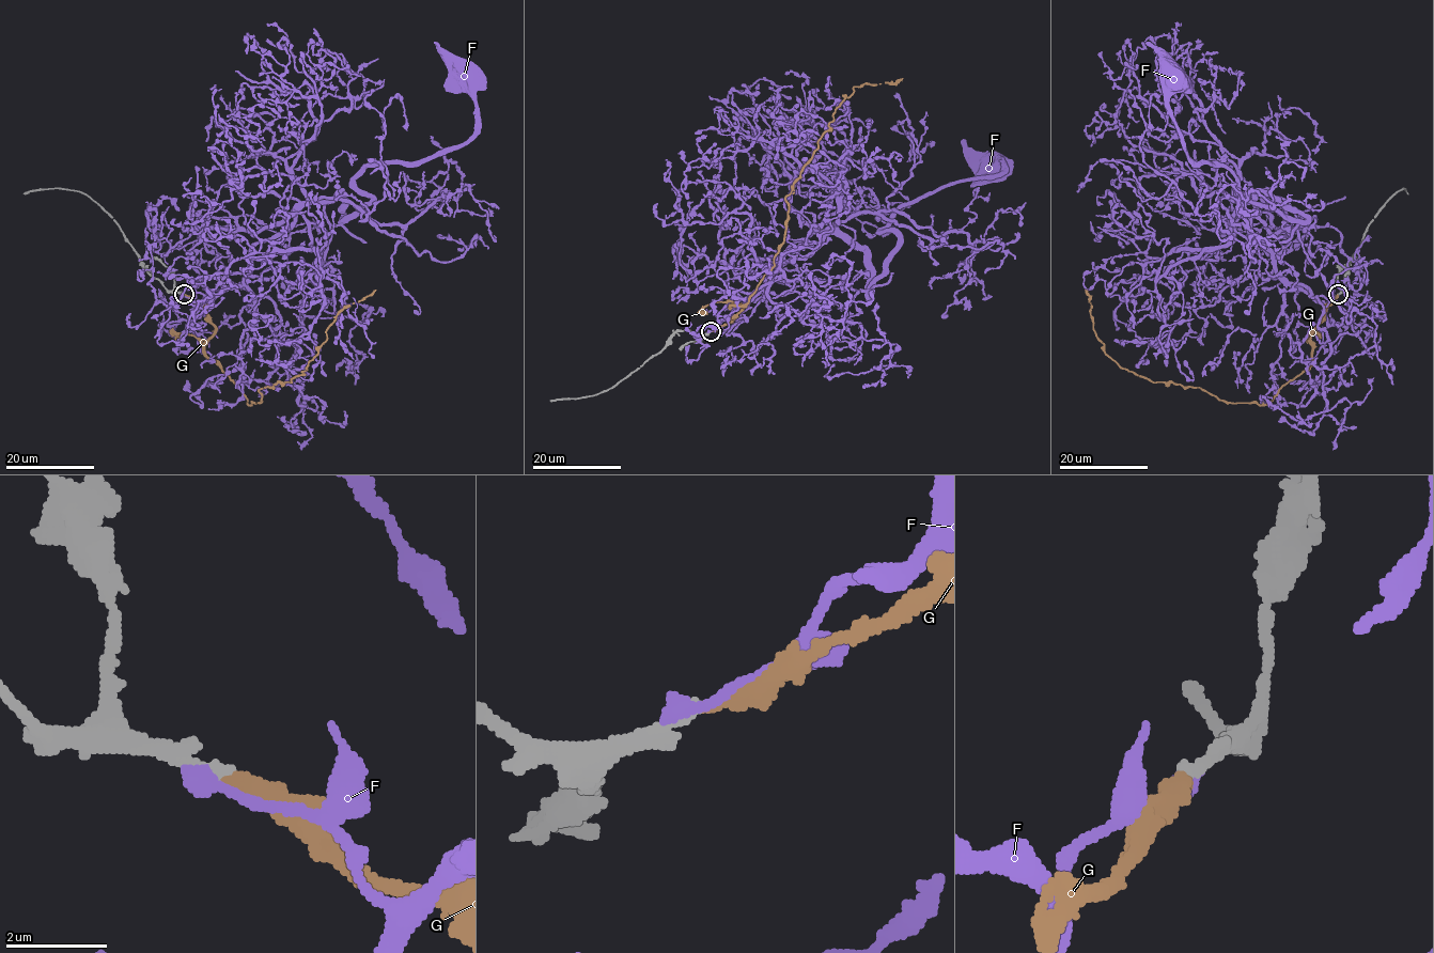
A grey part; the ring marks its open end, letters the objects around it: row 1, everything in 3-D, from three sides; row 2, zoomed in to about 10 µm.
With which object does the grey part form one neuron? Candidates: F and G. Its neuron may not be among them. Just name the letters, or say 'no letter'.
G

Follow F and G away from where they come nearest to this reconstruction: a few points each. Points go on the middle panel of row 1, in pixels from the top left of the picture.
F: (708, 332), (785, 251), (830, 233), (864, 253), (870, 300), (900, 208), (1002, 168)
G: (711, 331), (774, 265), (785, 198), (832, 112), (854, 87), (903, 78)

